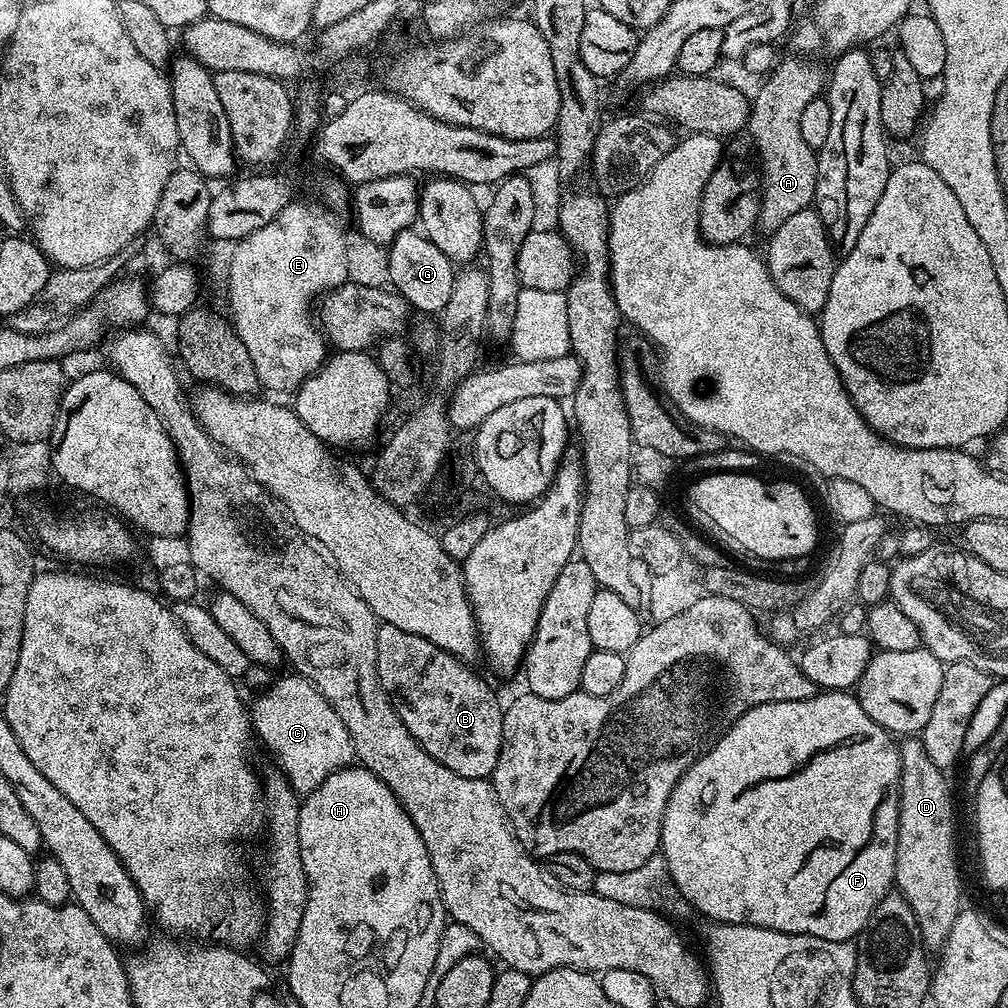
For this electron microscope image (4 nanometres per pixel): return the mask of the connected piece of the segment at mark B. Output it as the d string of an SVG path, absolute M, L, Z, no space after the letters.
M385 623L378 627L378 678L406 730L414 734L414 738L424 747L426 754L430 754L430 758L454 770L454 774L462 774L462 778L488 780L502 750L504 708L496 701L491 686L468 668L471 667L465 661L434 646L434 642L426 642L426 638L418 638L418 634L406 634L406 630L398 630L398 626Z

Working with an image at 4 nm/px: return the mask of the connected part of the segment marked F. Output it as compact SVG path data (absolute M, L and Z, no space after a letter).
M820 690L817 691L816 695L806 698L802 702L774 702L771 700L768 704L754 706L750 710L746 710L746 714L742 714L742 718L738 718L738 722L730 725L724 735L715 744L711 745L703 756L699 756L688 767L686 774L682 774L682 778L674 786L674 790L670 794L670 802L666 806L666 814L662 818L660 852L668 867L668 879L671 887L673 889L676 887L702 915L709 916L707 919L717 924L749 924L766 930L778 930L786 934L802 934L814 938L826 938L830 942L855 941L861 930L866 926L870 914L874 914L878 902L882 902L882 898L893 891L896 879L896 847L898 846L898 814L900 813L900 749L897 741L892 740L895 740L893 733L888 732L882 726L878 726L878 722L874 722L874 718L870 718L870 714L866 714L866 710L862 710L862 706L856 700L855 695L848 690L843 692Z

